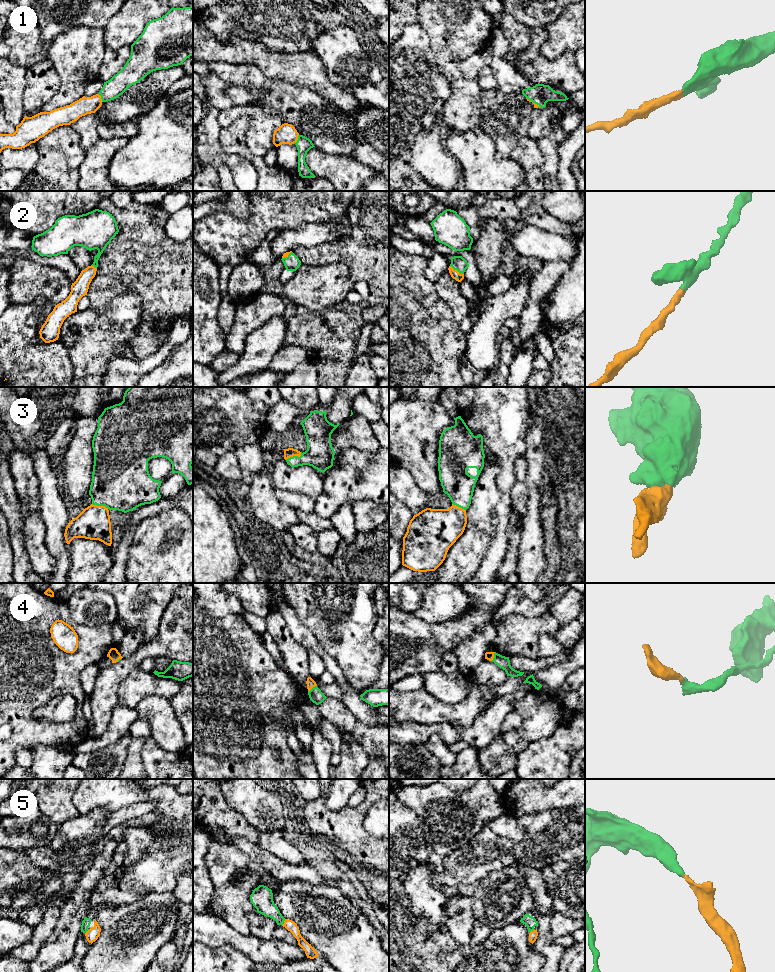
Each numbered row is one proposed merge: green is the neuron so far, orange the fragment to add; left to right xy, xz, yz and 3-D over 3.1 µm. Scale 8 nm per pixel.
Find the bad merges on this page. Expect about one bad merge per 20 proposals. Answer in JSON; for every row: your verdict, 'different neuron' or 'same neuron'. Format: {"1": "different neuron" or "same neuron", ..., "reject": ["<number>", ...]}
{"1": "same neuron", "2": "same neuron", "3": "same neuron", "4": "same neuron", "5": "same neuron", "reject": []}

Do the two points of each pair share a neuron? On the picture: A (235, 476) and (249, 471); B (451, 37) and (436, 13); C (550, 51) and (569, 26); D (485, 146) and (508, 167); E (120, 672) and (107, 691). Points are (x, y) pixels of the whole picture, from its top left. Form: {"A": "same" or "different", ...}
{"A": "different", "B": "same", "C": "same", "D": "same", "E": "same"}

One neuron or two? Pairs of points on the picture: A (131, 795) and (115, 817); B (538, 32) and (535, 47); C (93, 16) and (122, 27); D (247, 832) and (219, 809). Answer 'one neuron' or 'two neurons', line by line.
A: two neurons
B: one neuron
C: two neurons
D: one neuron

